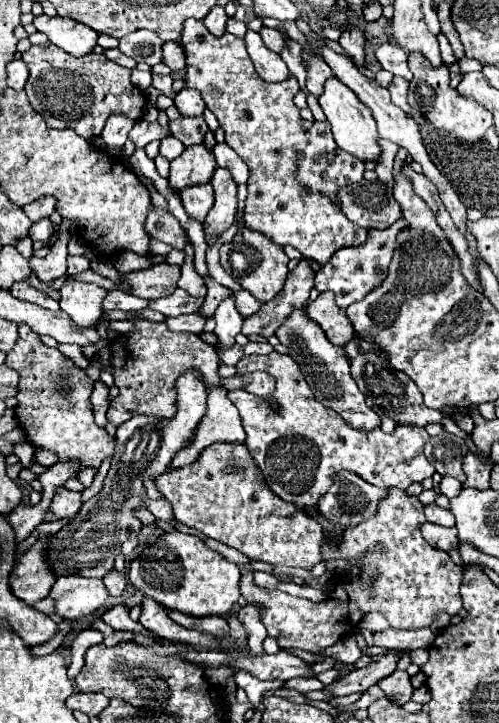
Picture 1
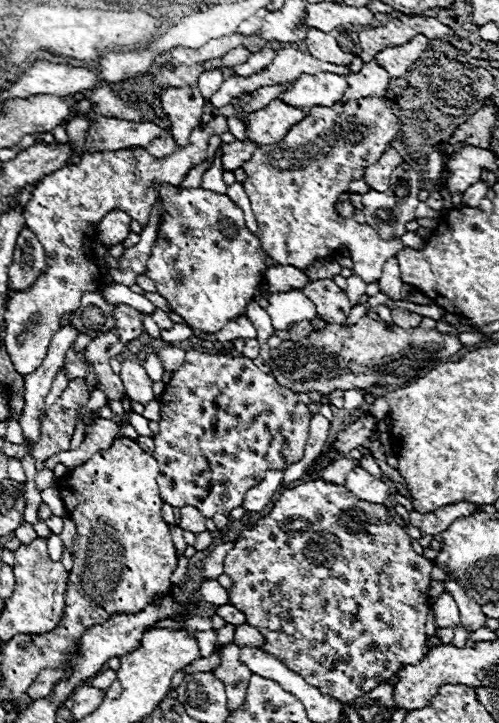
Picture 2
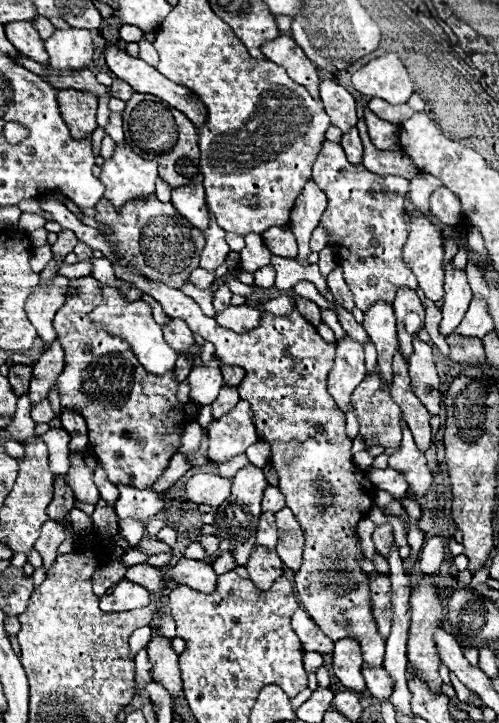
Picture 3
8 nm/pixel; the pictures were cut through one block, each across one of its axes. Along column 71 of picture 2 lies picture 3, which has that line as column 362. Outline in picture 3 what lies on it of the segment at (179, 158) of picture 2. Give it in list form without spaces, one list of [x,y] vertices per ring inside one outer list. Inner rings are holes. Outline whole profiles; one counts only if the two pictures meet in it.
[[[324,140],[312,166],[312,182],[328,196],[328,208],[320,218],[320,226],[326,228],[328,242],[338,256],[338,266],[352,290],[356,308],[366,312],[374,302],[392,304],[398,288],[416,290],[416,276],[402,260],[402,246],[408,240],[408,224],[404,218],[408,180],[356,170],[346,160],[340,144]]]

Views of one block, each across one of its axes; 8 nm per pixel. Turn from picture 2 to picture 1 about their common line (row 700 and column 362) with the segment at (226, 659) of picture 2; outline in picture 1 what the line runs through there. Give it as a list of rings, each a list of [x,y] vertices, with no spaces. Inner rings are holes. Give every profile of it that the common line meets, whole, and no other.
[[[190,18],[184,22],[184,34],[180,44],[186,50],[186,86],[200,90],[208,110],[218,118],[220,128],[226,132],[226,144],[248,164],[248,198],[244,206],[244,224],[250,230],[260,230],[268,238],[272,238],[280,246],[294,246],[304,258],[316,260],[318,264],[326,264],[332,254],[346,246],[360,246],[366,242],[368,232],[354,222],[350,222],[332,202],[320,198],[318,194],[304,194],[300,186],[296,186],[296,142],[304,140],[304,128],[300,126],[300,114],[294,104],[294,96],[300,90],[296,78],[288,78],[280,84],[264,82],[246,52],[244,40],[224,34],[224,38],[212,38],[202,22]]]

